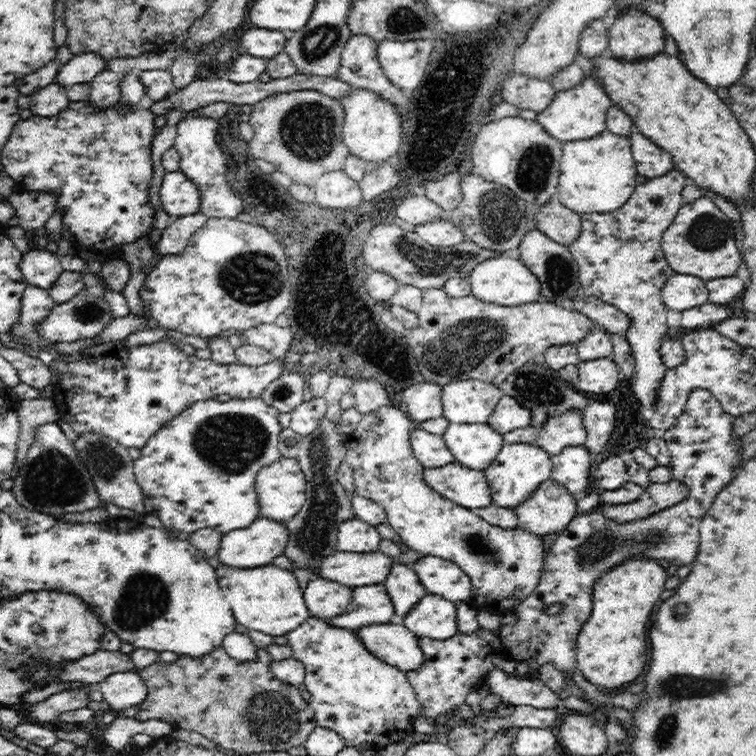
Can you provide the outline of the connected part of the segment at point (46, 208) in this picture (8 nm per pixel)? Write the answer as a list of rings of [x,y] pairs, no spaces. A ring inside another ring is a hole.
[[[13,192],[6,198],[19,218],[19,226],[25,231],[34,231],[44,226],[54,211],[57,210],[57,194],[55,192]]]

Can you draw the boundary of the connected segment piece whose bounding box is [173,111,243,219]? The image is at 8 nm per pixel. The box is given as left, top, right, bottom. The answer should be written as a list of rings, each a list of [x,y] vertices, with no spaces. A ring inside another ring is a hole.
[[[188,111],[177,122],[174,149],[180,153],[179,170],[194,181],[200,189],[200,213],[208,218],[236,219],[242,212],[242,197],[234,191],[230,181],[226,179],[228,158],[217,142],[219,118],[198,115]]]

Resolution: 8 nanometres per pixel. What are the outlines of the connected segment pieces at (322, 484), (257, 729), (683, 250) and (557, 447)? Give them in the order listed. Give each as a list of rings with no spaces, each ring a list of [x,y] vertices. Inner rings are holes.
[[[324,415],[314,432],[302,437],[298,464],[306,476],[306,496],[304,507],[300,513],[286,524],[289,542],[282,556],[293,562],[294,568],[312,568],[317,570],[322,559],[337,552],[338,527],[346,520],[355,518],[351,506],[350,494],[337,482],[336,472],[345,460],[348,436]]]
[[[222,646],[200,658],[182,655],[171,663],[159,660],[138,672],[148,687],[148,696],[139,704],[138,714],[134,719],[140,722],[163,720],[174,729],[194,730],[213,740],[224,750],[233,750],[240,755],[284,752],[302,746],[317,727],[314,710],[302,698],[301,687],[283,683],[272,674],[272,661],[266,649],[258,649],[254,659],[242,662],[232,658]]]
[[[706,196],[683,204],[662,237],[665,259],[674,272],[690,274],[704,282],[737,274],[743,262],[739,247],[735,223]]]
[[[570,409],[558,416],[546,417],[534,444],[550,456],[557,455],[567,446],[582,446],[586,442],[586,429],[581,411]]]

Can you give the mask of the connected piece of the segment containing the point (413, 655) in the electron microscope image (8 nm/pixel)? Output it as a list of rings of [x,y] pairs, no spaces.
[[[378,623],[356,630],[356,635],[376,658],[404,673],[418,670],[424,664],[418,637],[402,624]]]

